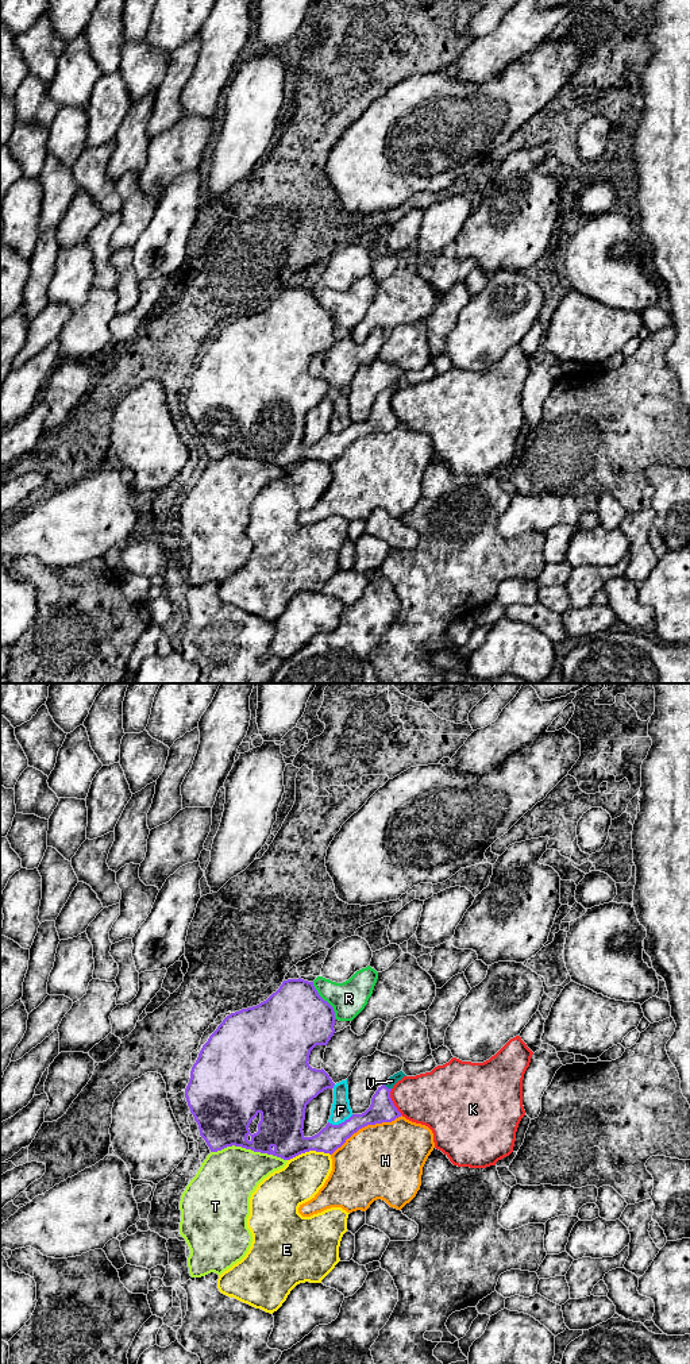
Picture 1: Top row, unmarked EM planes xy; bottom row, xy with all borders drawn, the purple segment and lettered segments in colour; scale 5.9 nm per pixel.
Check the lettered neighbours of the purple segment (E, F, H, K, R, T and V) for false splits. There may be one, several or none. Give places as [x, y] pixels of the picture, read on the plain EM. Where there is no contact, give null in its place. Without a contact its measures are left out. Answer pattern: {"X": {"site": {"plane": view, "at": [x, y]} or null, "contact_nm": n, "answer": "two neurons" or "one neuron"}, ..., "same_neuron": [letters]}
{"E": {"site": {"plane": "xy", "at": [308, 459]}, "contact_nm": 260, "answer": "two neurons"}, "F": {"site": {"plane": "xy", "at": [342, 431]}, "contact_nm": 160, "answer": "two neurons"}, "H": {"site": {"plane": "xy", "at": [366, 434]}, "contact_nm": 480, "answer": "two neurons"}, "K": {"site": {"plane": "xy", "at": [392, 411]}, "contact_nm": 170, "answer": "two neurons"}, "R": {"site": {"plane": "xy", "at": [326, 309]}, "contact_nm": 260, "answer": "two neurons"}, "T": {"site": {"plane": "xy", "at": [249, 457]}, "contact_nm": 460, "answer": "two neurons"}, "V": {"site": {"plane": "xy", "at": [386, 396]}, "contact_nm": 60, "answer": "one neuron"}, "same_neuron": ["V"]}

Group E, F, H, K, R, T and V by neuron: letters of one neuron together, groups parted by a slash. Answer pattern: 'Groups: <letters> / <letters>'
Groups: E / F / H / K / R / T / V

